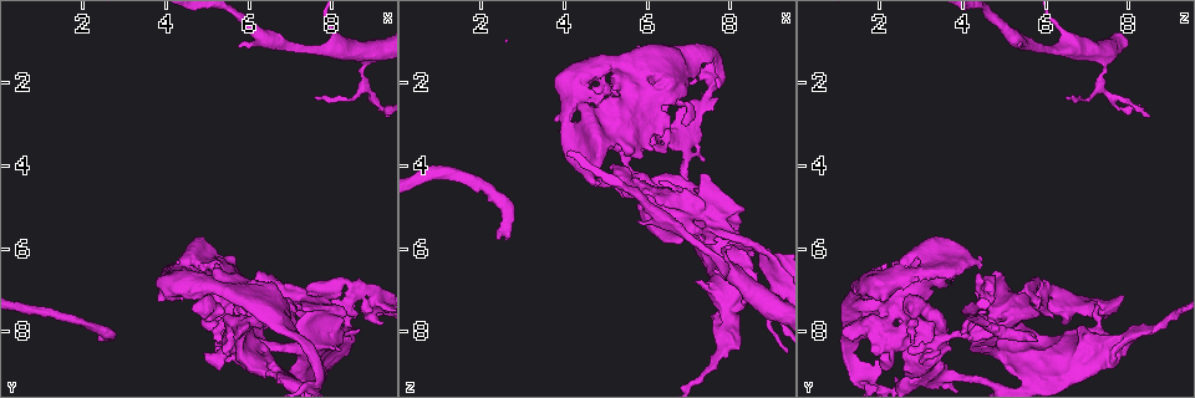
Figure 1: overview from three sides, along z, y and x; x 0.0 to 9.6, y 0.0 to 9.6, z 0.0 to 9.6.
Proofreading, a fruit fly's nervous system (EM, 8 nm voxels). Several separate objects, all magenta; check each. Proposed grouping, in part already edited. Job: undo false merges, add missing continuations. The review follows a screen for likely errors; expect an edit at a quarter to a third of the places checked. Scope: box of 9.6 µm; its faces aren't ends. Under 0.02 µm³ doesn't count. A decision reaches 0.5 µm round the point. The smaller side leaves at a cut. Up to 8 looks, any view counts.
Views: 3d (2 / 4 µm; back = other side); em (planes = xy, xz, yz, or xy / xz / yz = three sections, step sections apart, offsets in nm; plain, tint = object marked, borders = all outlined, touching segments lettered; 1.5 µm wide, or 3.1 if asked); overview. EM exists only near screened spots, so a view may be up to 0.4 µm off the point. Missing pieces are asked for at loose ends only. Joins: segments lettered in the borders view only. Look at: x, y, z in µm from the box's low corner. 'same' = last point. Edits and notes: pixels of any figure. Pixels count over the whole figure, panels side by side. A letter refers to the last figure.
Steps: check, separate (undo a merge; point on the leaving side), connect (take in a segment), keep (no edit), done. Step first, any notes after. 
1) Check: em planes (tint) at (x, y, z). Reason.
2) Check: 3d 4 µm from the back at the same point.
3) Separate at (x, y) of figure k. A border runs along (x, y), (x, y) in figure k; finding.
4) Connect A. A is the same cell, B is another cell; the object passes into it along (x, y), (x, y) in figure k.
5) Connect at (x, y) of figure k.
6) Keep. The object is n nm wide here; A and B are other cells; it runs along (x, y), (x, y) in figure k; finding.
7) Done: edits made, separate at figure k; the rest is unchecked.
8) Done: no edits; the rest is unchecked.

Check: 3d 2 µm at (2.40, 8.20, 5.75). An open end.

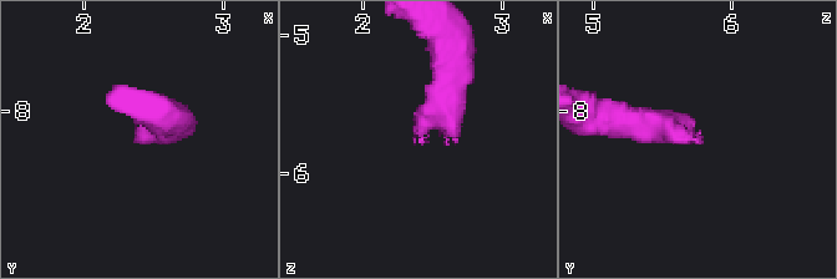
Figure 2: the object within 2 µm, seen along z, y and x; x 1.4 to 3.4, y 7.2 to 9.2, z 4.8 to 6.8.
Check: em 3.1 µm yz step 8 (borders) at (2.44, 8.22, 5.78).

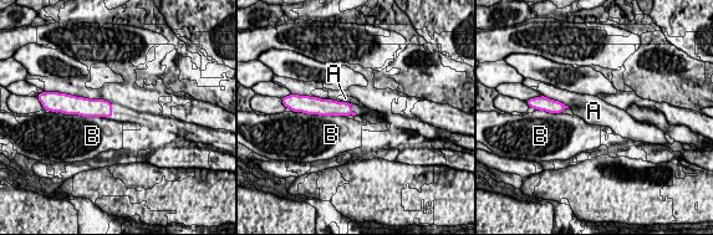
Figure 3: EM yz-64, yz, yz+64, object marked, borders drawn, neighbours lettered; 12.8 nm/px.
Check: em 3.1 µm planes (borders) at the same point. Cut it another way.

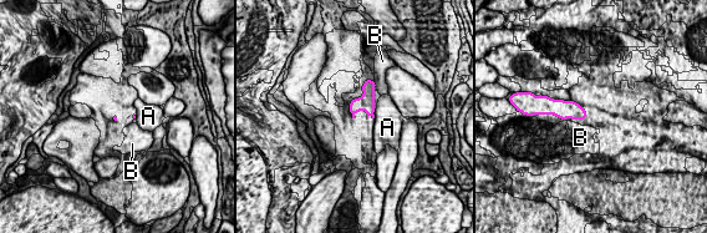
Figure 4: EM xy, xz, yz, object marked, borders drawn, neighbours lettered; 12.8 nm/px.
Keep. A and B are other cells; a border runs along (374, 81), (375, 90) in figure 4; no lettered segment goes on from it.

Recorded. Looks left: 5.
Check: em planes (borders) at (5.75, 1.15, 5.30). Branch stops here.

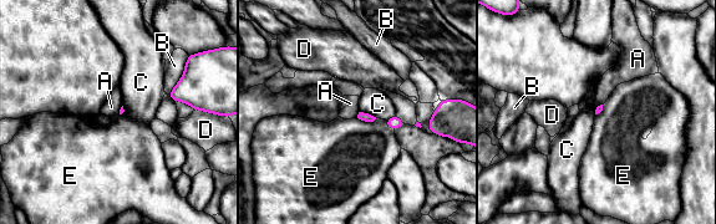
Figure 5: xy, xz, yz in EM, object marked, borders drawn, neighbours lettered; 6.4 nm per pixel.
Keep. A, B, C, D and E are other cells; a border runs along (360, 111), (376, 117) in figure 5; none of them fits.

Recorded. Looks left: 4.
Check: 3d 2 µm at (6.40, 9.10, 2.60). Stops while still wide.

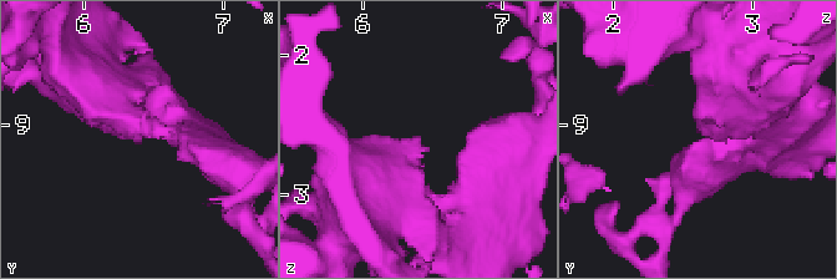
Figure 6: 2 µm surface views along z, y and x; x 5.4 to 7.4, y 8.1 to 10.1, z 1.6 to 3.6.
Check: em yz step 8 (borders) at (6.40, 9.06, 2.62). Now the EM.

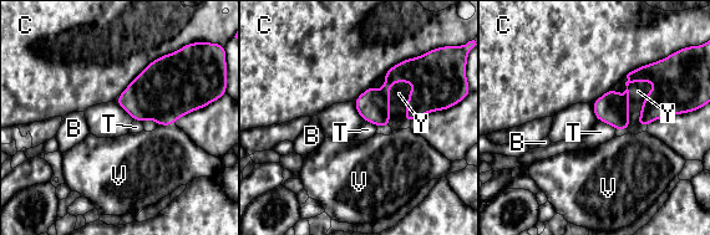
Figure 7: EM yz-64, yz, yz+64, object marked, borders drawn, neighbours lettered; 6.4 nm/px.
Connect Y. The longest contact is with C, 480 nm; Y is the same cell, B, C, T and V are other cells; the object passes into it along (664, 100), (628, 93), (638, 91) in figure 7; it goes on there.

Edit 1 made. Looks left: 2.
Done: edits made, connect at figure 7; the rest is unchecked.

